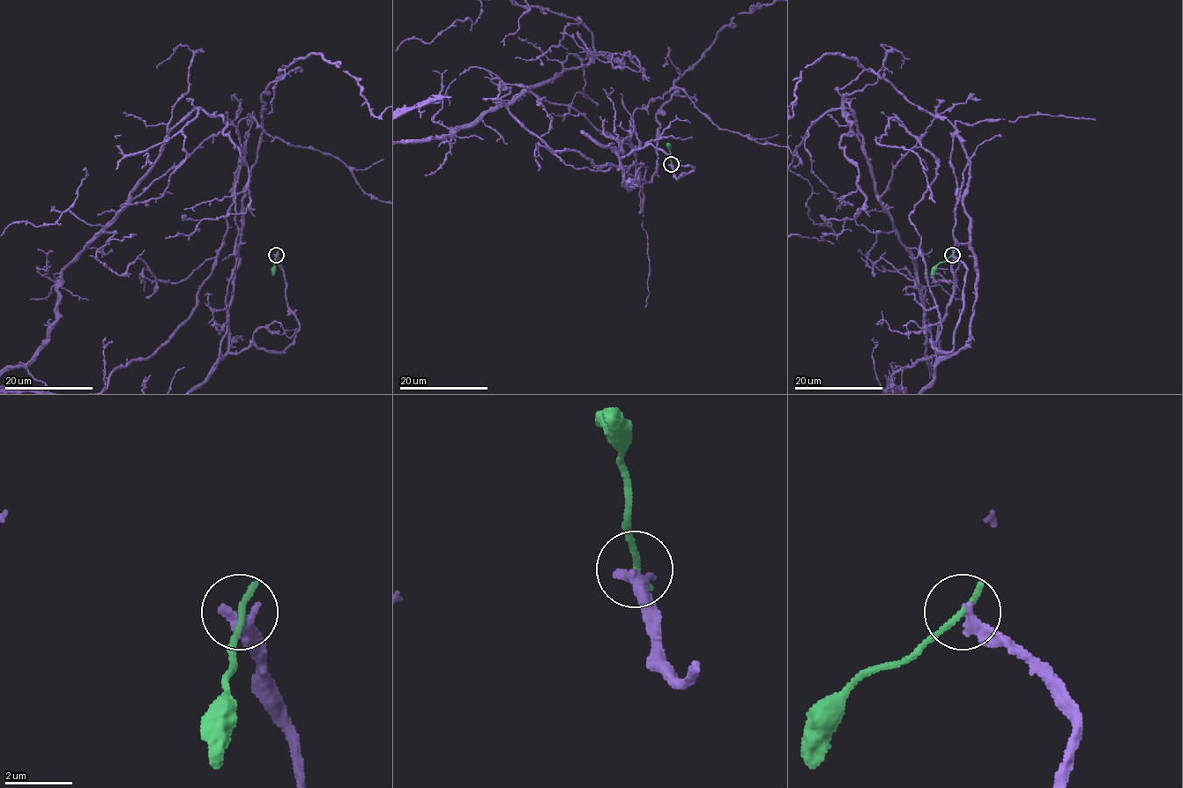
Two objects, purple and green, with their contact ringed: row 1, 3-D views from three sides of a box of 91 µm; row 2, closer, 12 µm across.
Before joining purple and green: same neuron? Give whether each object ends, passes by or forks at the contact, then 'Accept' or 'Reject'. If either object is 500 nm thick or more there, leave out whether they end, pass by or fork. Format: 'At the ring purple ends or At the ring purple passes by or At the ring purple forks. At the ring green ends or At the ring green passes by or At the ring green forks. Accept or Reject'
At the ring purple ends. At the ring green ends. Reject

